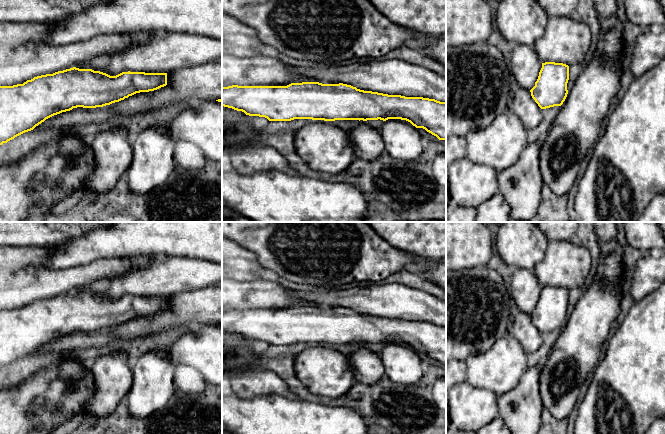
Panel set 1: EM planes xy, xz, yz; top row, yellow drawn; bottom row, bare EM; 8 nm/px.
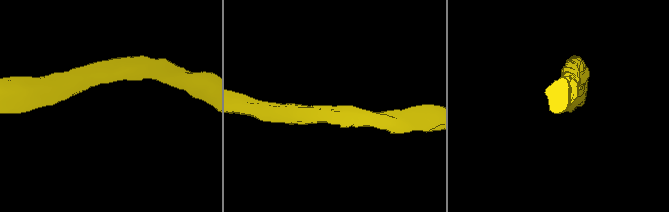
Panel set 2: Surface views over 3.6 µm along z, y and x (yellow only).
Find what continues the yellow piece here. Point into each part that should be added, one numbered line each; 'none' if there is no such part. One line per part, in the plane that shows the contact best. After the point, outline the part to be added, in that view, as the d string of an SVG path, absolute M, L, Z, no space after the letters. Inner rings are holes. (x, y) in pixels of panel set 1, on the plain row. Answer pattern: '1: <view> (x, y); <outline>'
1: xy (194, 308); M222 285L171 294L167 296L167 309L164 311L154 315L136 317L124 324L103 331L73 332L70 335L62 336L46 343L33 354L42 355L49 352L64 352L72 355L78 349L102 347L114 341L138 340L155 333L166 332L179 326L194 328L218 323L222 323Z

